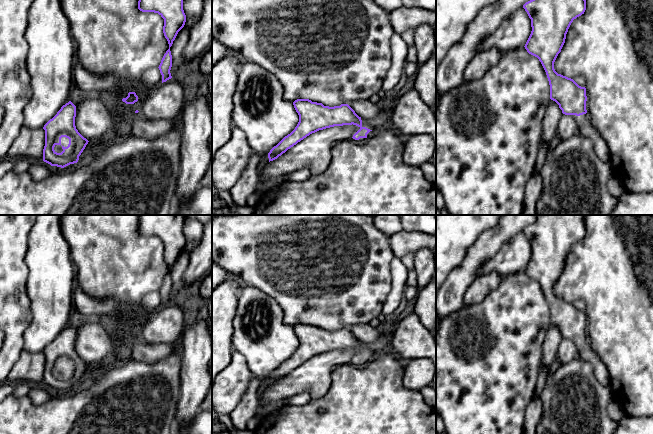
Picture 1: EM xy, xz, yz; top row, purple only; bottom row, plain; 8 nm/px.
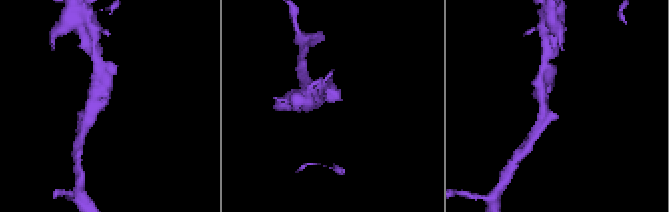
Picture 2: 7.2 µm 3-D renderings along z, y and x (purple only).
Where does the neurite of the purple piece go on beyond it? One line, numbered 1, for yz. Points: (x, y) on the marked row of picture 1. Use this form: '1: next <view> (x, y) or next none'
1: next yz (586, 129)

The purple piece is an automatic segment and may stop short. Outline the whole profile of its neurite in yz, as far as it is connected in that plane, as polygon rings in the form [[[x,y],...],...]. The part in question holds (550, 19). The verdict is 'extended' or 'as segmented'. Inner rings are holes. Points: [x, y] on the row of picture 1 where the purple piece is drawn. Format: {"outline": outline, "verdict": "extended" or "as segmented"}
{"outline": [[[530,0],[523,5],[523,8],[531,19],[532,27],[524,47],[529,54],[537,57],[543,66],[550,85],[550,99],[559,105],[563,114],[578,117],[579,133],[592,141],[594,151],[601,161],[610,163],[607,143],[586,114],[586,88],[579,86],[573,79],[558,74],[554,69],[554,62],[565,43],[571,23],[586,10],[586,0]]], "verdict": "extended"}

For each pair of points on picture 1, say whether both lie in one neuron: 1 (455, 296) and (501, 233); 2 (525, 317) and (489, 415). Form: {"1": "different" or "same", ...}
{"1": "same", "2": "same"}

